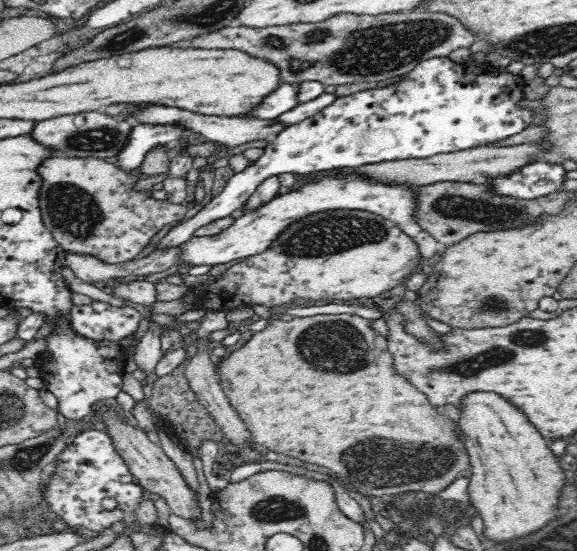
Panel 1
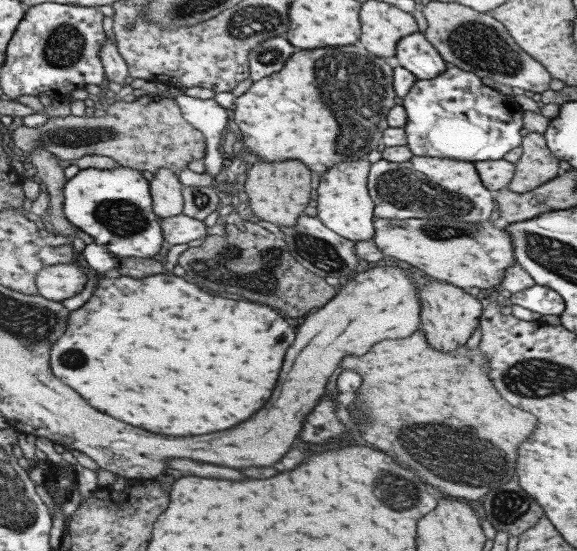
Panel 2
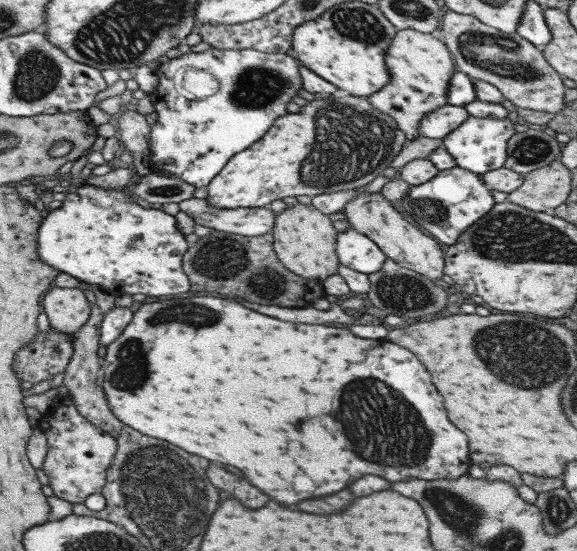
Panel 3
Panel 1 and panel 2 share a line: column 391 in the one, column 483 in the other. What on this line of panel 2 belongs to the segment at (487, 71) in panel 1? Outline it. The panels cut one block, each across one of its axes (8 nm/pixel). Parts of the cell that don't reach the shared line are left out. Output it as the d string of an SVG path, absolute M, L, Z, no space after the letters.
M453 64L431 80L416 79L402 98L405 111L405 140L415 157L434 157L460 162L504 159L509 150L521 145L522 110L507 95L483 85L475 74Z

